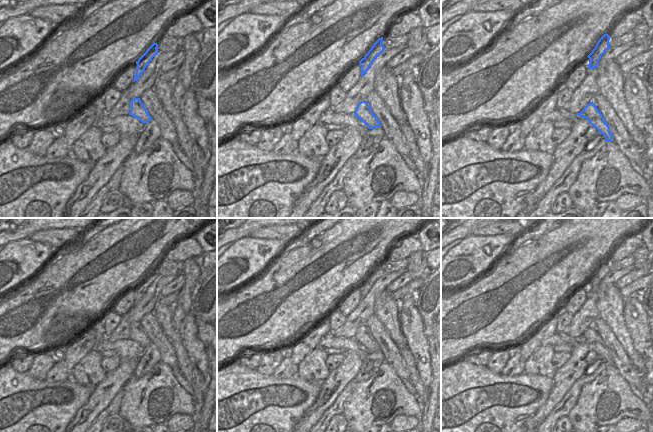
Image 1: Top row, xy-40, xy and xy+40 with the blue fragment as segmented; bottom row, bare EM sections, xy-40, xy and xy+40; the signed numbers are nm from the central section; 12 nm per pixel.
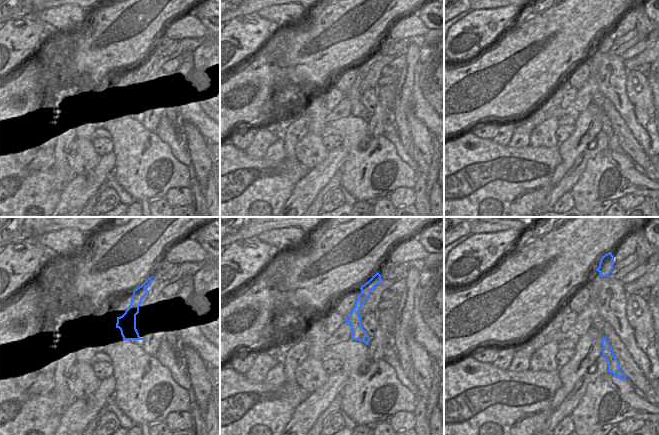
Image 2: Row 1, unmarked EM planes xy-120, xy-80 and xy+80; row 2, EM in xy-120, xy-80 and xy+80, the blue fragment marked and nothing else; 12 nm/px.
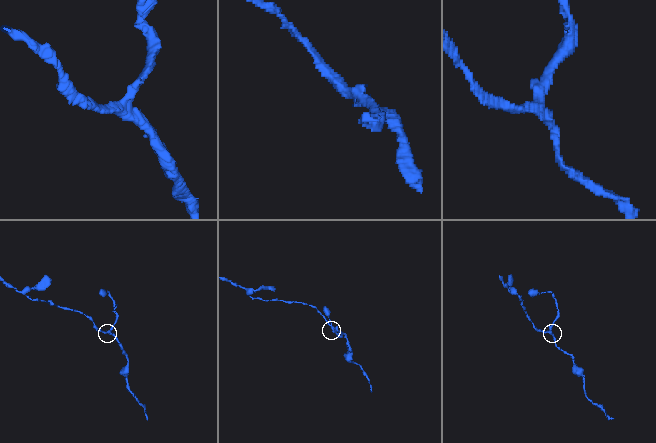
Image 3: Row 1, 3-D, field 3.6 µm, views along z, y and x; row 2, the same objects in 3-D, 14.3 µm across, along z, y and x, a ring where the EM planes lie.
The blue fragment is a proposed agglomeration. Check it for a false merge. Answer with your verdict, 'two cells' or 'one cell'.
two cells

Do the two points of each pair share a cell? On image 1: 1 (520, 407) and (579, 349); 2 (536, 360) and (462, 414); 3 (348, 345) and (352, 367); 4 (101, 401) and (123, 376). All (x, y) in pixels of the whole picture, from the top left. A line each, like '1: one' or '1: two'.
1: two
2: two
3: two
4: one

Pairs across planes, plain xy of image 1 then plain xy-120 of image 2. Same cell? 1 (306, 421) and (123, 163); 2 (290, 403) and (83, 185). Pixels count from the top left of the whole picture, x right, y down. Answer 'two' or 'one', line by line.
1: two
2: two

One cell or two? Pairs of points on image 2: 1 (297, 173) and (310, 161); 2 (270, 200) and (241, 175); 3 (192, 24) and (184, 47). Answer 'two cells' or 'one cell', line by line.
1: two cells
2: one cell
3: two cells

